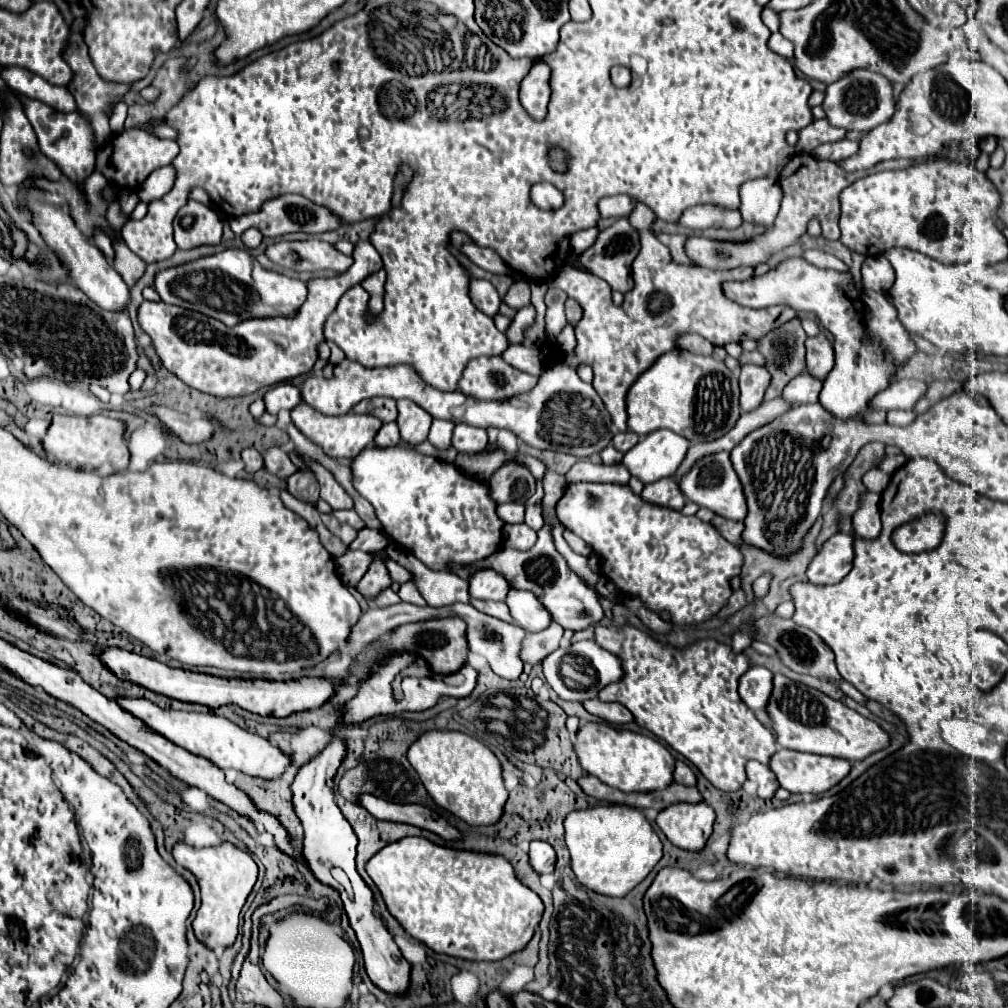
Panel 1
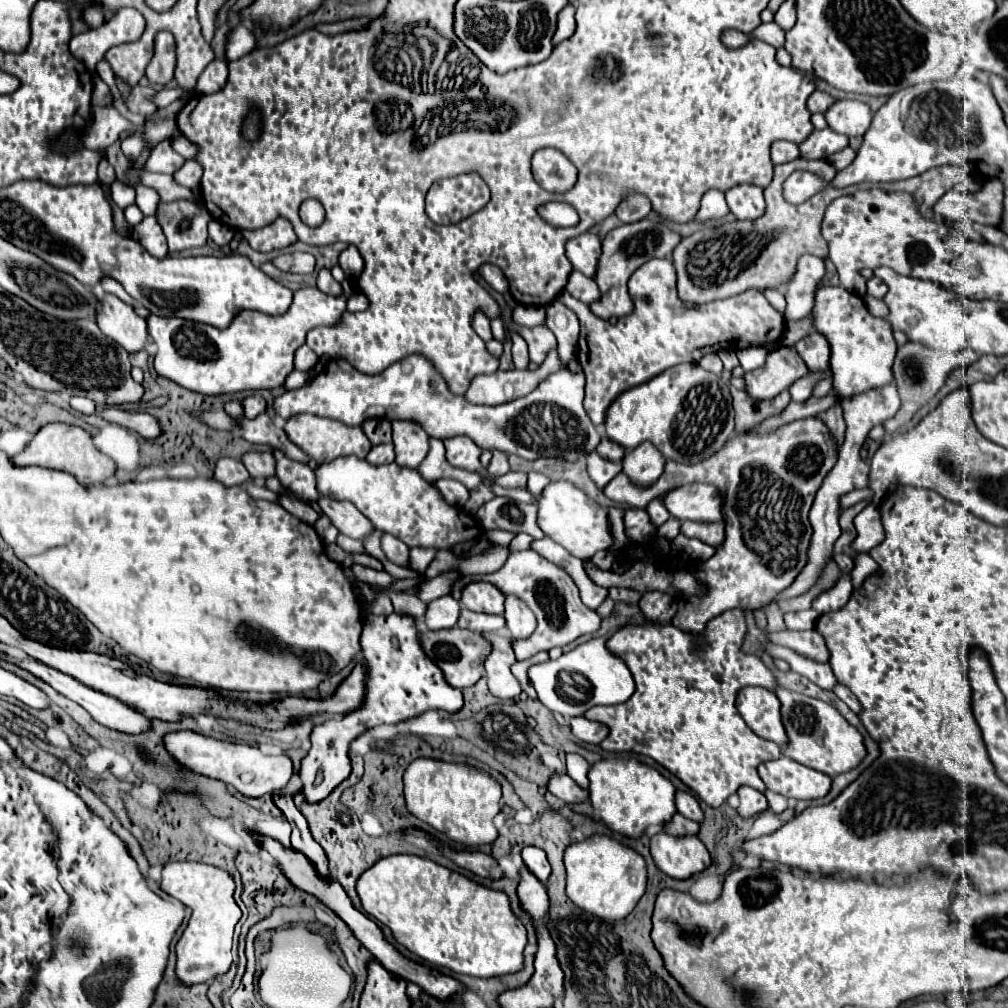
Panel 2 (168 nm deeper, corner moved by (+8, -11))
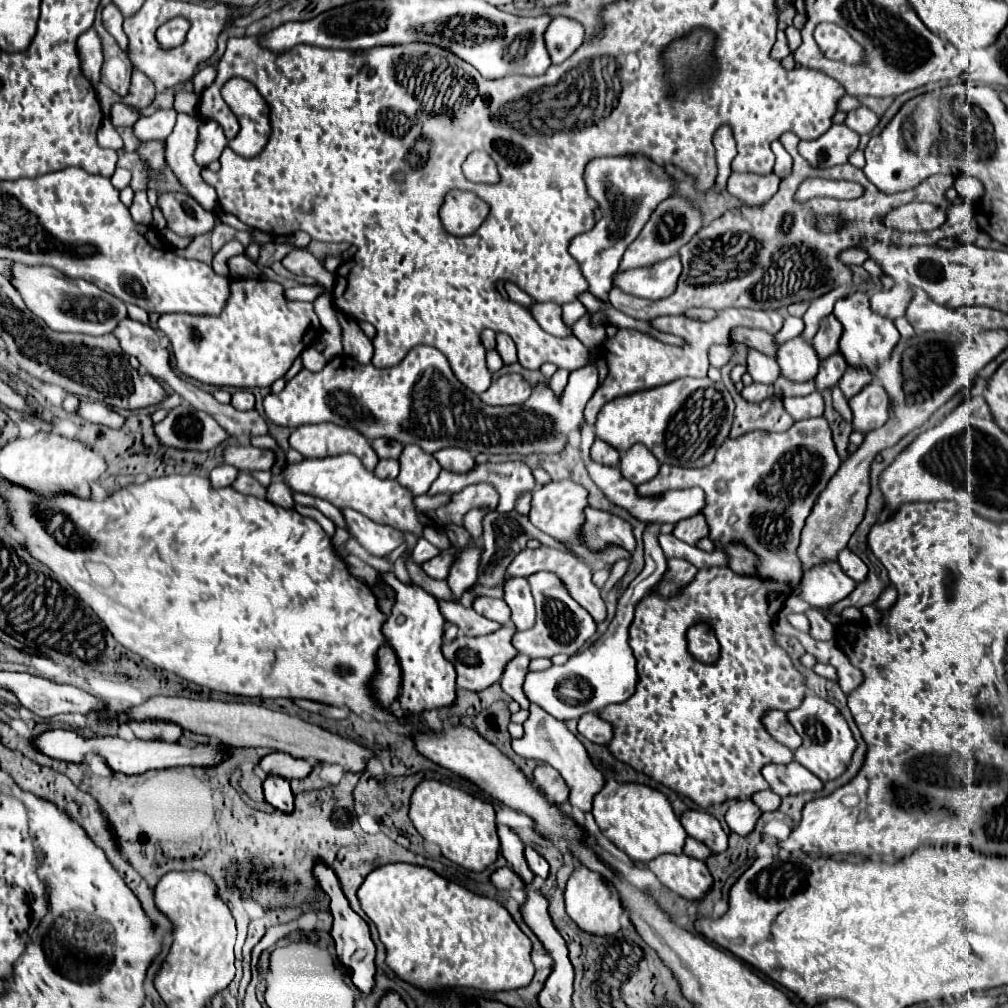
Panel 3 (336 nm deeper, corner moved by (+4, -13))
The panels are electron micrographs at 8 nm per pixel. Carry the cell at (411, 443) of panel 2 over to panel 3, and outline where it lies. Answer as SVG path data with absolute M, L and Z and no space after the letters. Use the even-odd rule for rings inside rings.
M407 444L399 456L401 472L397 476L397 482L407 486L415 496L427 494L431 482L441 472L439 462L433 454L427 454L423 448L415 444Z

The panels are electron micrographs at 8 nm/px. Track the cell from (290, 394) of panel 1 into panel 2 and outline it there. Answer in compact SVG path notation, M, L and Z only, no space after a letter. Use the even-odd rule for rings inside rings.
M247 396L241 400L241 406L247 418L255 418L257 414L265 412L265 400L261 396Z

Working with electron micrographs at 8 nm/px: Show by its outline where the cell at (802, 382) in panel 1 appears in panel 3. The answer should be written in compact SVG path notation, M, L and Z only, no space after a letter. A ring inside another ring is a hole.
M837 352L825 360L821 360L821 366L819 366L819 374L815 376L815 386L817 386L817 392L823 392L825 388L833 388L843 372L847 370L847 364L843 362L843 356Z

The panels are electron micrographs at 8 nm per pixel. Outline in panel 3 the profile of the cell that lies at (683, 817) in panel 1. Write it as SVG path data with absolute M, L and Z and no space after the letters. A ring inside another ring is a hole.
M661 854L649 862L649 868L663 886L689 900L701 898L713 884L707 864L687 854Z

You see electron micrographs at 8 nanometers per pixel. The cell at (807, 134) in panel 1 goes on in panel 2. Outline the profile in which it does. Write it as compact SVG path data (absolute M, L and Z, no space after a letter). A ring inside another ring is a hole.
M831 128L825 130L813 130L801 144L801 156L807 158L827 158L847 146L847 136L833 132Z

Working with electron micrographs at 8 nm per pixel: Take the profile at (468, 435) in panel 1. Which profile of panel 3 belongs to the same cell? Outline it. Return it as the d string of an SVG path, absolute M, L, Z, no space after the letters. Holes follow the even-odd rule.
M447 448L447 450L439 450L433 454L441 468L445 470L451 470L451 472L467 472L475 466L475 458L463 450L463 448Z

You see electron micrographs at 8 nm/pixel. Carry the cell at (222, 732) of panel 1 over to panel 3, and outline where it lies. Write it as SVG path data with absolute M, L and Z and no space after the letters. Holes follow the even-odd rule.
M271 752L259 760L259 768L265 772L265 776L281 776L285 780L293 778L305 778L311 772L311 764L303 758L293 758L291 754L283 752Z

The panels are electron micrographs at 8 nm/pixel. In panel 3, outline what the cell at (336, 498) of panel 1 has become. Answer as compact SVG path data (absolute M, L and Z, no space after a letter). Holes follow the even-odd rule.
M343 508L341 512L347 522L347 532L373 556L387 556L405 540L403 532L383 524L375 524L357 510Z

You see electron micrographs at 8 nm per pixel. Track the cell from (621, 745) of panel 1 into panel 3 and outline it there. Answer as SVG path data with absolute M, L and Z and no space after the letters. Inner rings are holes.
M607 780L603 790L593 800L593 816L601 832L631 860L649 862L659 854L681 854L687 832L673 812L671 802L663 792L639 782Z

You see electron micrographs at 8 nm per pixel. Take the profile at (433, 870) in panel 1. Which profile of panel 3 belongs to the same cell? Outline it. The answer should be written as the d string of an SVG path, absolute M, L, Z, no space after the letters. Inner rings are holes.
M395 862L375 868L357 890L357 898L363 912L379 930L379 938L387 948L387 964L399 978L413 986L423 990L445 990L457 986L497 992L527 986L533 978L531 940L521 932L511 914L497 900L479 896L425 866Z

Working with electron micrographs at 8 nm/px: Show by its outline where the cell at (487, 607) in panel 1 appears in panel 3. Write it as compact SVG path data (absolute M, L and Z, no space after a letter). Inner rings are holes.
M437 598L437 602L439 602L439 610L445 616L445 620L453 622L459 628L459 632L465 636L485 636L485 634L491 634L501 628L499 622L479 616L473 608L465 608L457 602L439 600L439 598Z

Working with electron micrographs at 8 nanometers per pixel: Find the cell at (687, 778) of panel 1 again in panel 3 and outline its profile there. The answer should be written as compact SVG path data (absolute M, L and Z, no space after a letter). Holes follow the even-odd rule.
M685 810L681 814L681 824L689 836L701 840L713 852L723 852L727 848L727 834L723 832L719 820L703 810Z

